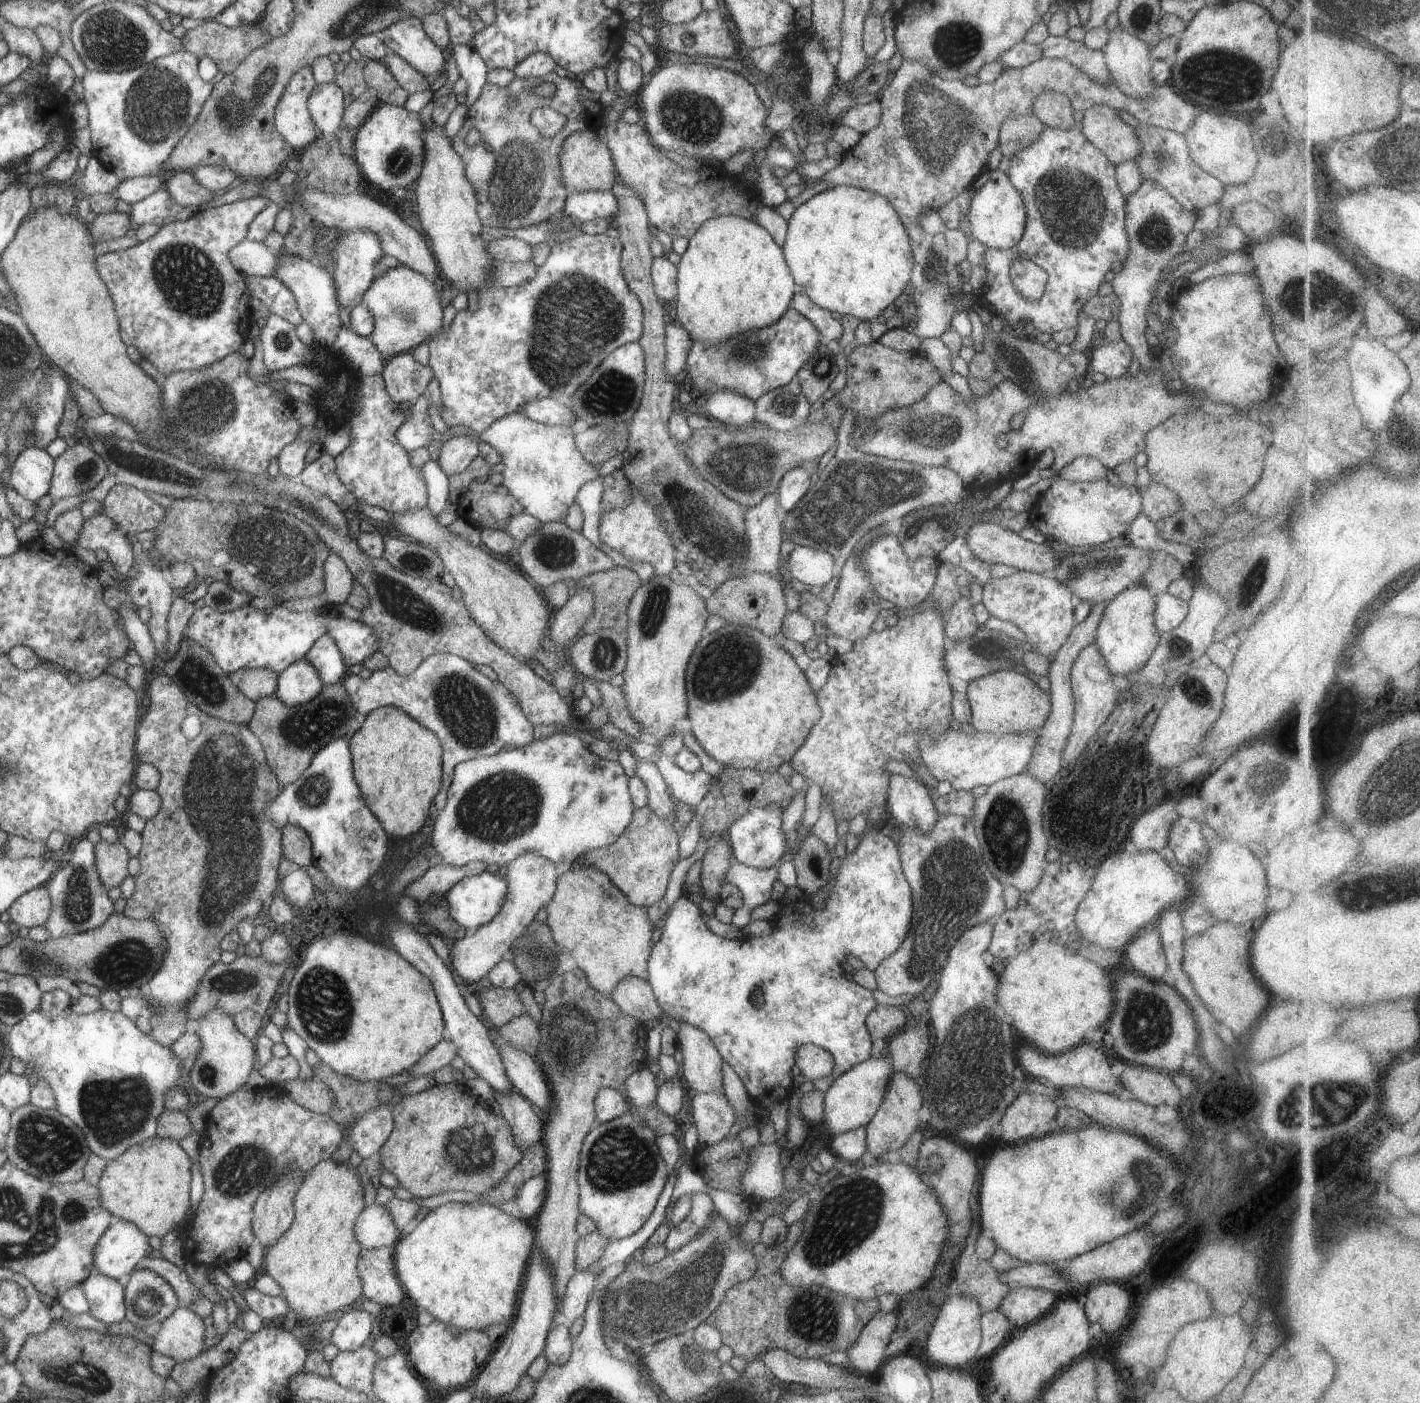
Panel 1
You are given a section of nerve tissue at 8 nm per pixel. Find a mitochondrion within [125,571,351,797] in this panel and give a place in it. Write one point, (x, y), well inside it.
(200, 681)

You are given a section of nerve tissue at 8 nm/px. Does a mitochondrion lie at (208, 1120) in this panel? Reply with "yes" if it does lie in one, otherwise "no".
no

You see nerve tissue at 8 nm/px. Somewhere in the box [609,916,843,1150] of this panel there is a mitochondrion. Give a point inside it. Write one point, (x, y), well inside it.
(755, 1003)

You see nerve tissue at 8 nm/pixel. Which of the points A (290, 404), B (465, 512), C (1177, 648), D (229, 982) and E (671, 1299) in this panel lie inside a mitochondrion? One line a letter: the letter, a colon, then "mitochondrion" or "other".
A: other
B: other
C: mitochondrion
D: mitochondrion
E: mitochondrion

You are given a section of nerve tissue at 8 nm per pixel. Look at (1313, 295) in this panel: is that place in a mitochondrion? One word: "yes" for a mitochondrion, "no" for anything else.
yes

